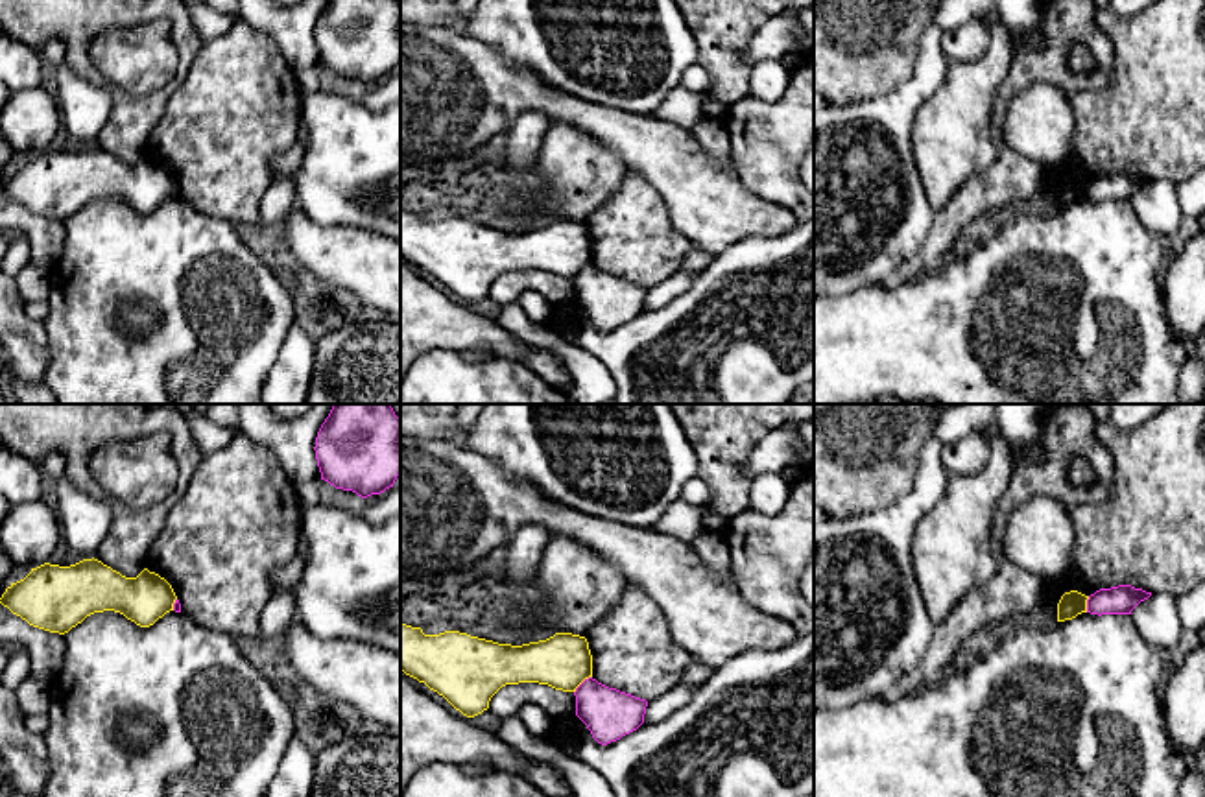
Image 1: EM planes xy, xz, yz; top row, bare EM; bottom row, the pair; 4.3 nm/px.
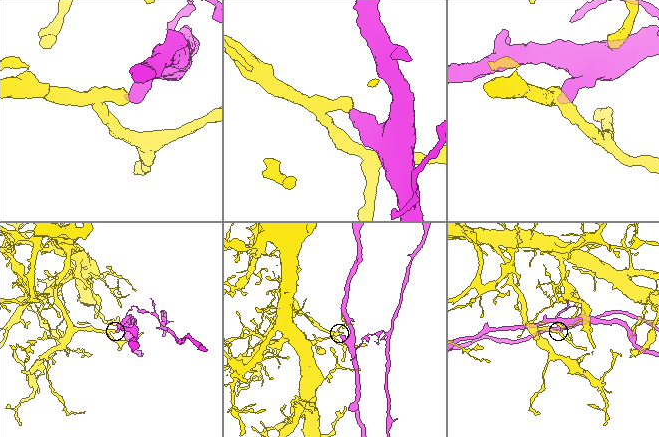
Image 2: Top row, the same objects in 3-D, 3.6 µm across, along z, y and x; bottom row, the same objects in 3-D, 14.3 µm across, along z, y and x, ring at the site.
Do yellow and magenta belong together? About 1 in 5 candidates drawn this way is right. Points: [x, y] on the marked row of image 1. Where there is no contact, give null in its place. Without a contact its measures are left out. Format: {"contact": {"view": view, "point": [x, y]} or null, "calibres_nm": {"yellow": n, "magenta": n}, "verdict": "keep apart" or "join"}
{"contact": {"view": "xz", "point": [582, 681]}, "calibres_nm": {"yellow": 240, "magenta": 220}, "verdict": "keep apart"}

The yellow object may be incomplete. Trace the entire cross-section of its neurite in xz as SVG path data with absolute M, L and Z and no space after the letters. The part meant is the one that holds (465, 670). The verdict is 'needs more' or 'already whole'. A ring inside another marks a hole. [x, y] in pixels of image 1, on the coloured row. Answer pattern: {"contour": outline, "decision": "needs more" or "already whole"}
{"contour": "M400 622L400 670L474 718L506 684L539 683L576 692L592 677L592 655L587 638L572 633L511 646L459 631L424 635Z", "decision": "already whole"}

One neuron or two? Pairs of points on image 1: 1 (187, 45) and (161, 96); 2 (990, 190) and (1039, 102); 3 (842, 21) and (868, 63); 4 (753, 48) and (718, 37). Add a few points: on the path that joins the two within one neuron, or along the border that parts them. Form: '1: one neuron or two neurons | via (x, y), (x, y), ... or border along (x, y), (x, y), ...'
1: one neuron | via (185, 58), (183, 71), (174, 83)
2: two neurons | border along (1006, 106), (1004, 141), (1047, 165)
3: one neuron | via (851, 32), (868, 52)
4: two neurons | border along (772, 19), (746, 45), (746, 59), (751, 65)

